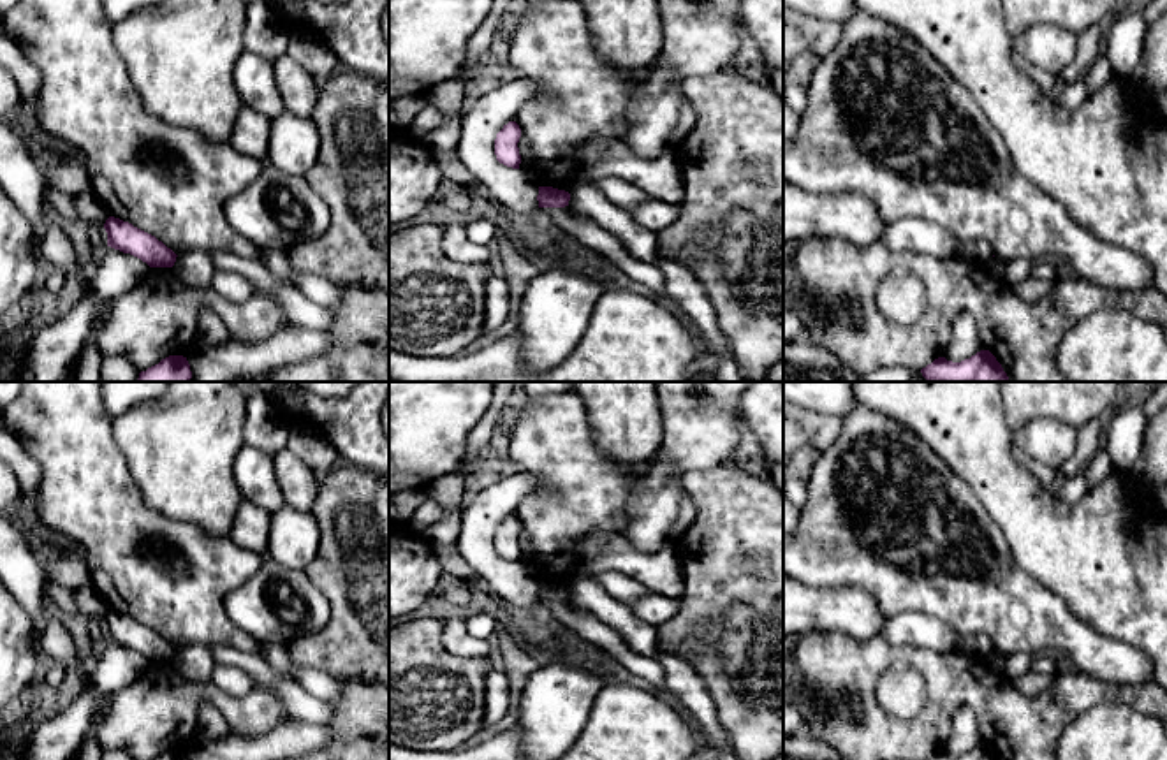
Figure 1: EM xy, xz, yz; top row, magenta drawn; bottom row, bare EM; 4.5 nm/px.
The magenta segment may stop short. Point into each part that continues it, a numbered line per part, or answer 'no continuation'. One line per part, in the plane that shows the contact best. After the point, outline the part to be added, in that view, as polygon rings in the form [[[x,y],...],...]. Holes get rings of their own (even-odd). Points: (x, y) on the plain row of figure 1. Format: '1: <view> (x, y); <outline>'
no continuation

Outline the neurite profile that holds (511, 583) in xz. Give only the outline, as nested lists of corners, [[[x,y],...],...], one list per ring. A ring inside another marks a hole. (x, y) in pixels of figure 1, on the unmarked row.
[[[507,471],[505,477],[468,498],[463,508],[456,547],[502,605],[533,605],[539,602],[539,581],[521,563],[496,554],[496,528],[514,515],[517,507],[553,484],[535,477]]]

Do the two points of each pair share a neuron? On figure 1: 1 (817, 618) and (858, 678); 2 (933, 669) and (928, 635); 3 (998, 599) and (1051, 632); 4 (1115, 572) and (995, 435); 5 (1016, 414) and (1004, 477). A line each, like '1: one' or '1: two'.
1: two
2: two
3: one
4: one
5: two

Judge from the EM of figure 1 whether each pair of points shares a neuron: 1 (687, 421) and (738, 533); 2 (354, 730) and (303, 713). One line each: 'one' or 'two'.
1: two
2: two

